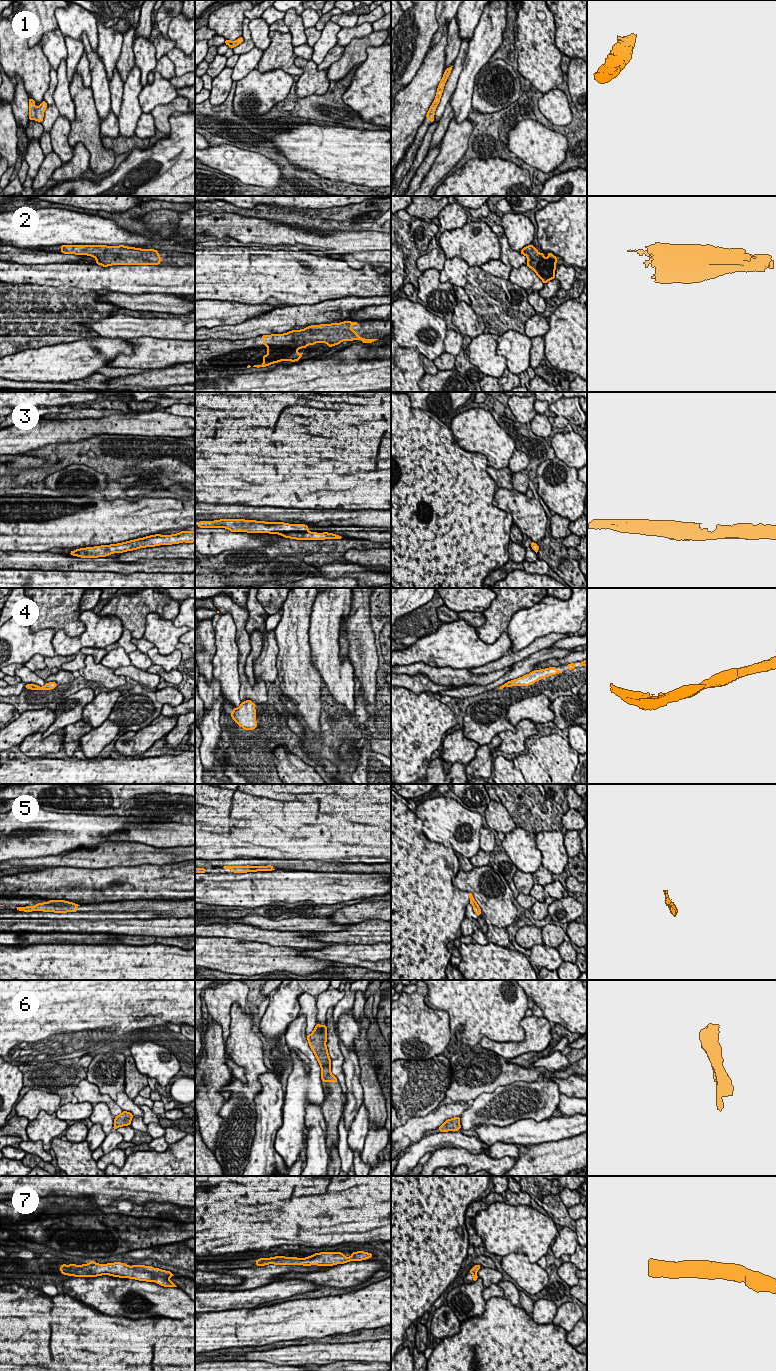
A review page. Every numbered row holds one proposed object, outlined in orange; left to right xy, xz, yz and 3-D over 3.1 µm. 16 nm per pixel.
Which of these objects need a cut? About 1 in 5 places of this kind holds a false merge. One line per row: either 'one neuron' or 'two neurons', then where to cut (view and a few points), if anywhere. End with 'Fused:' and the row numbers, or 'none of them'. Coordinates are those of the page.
1: one neuron | no cut
2: one neuron | no cut
3: one neuron | no cut
4: one neuron | no cut
5: one neuron | no cut
6: one neuron | no cut
7: one neuron | no cut
Fused: none of them

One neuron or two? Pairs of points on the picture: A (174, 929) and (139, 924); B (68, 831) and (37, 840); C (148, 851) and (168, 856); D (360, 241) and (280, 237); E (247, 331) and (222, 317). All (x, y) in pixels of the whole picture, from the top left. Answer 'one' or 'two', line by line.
A: one
B: one
C: one
D: one
E: two

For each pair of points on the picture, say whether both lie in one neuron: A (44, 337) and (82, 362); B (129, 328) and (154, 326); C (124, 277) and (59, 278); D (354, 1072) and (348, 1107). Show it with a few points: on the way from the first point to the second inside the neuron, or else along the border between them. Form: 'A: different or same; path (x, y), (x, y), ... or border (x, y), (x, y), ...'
A: different; border (79, 339), (73, 342), (57, 343), (33, 349)
B: same; path (135, 327), (148, 327)
C: same; path (108, 277), (75, 277)
D: same; path (353, 1081), (353, 1098)

